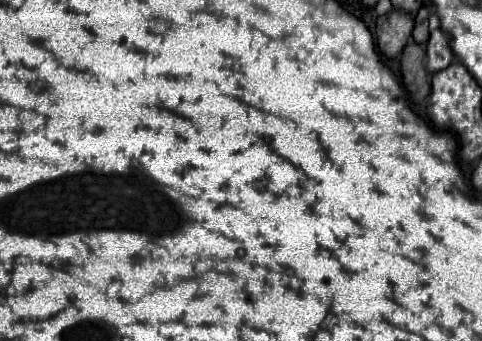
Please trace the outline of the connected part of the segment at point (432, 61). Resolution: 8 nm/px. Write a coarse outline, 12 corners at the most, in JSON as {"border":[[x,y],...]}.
{"border":[[434,30],[426,44],[428,74],[452,62],[448,36]]}

